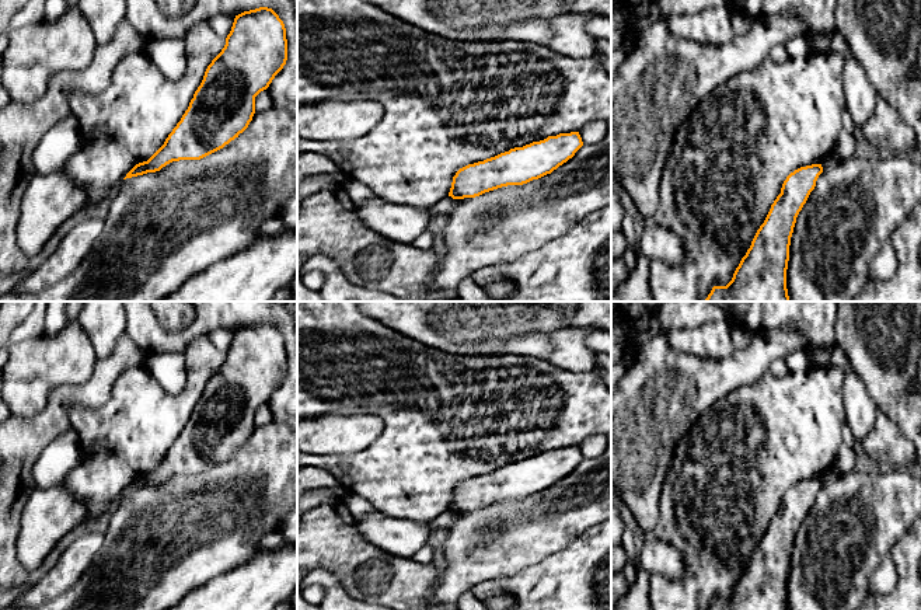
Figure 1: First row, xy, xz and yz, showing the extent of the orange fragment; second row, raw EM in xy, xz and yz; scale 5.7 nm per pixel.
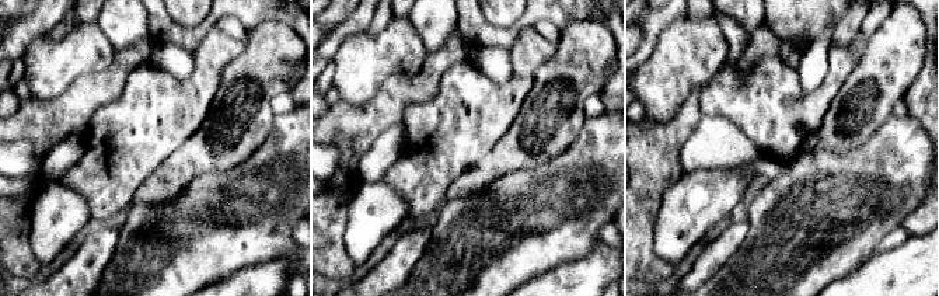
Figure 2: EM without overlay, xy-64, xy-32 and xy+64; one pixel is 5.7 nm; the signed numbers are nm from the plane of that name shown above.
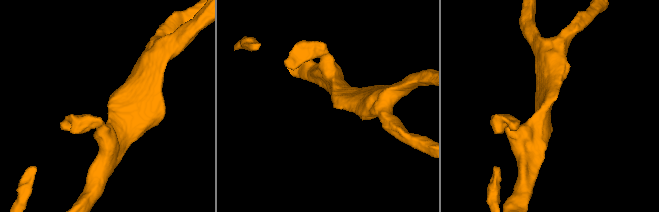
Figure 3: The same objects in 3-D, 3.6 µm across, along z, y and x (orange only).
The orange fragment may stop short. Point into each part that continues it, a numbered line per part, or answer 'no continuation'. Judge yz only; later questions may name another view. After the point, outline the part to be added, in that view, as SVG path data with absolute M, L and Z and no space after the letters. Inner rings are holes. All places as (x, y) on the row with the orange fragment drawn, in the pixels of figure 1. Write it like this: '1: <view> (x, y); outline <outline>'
no continuation

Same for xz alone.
no continuation

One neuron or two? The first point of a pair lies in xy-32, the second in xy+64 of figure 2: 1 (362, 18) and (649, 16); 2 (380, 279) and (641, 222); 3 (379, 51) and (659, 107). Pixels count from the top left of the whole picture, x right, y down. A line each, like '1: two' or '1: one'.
1: one
2: two
3: one

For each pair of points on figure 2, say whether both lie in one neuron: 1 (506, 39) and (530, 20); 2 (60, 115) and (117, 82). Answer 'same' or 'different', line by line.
1: same
2: same

